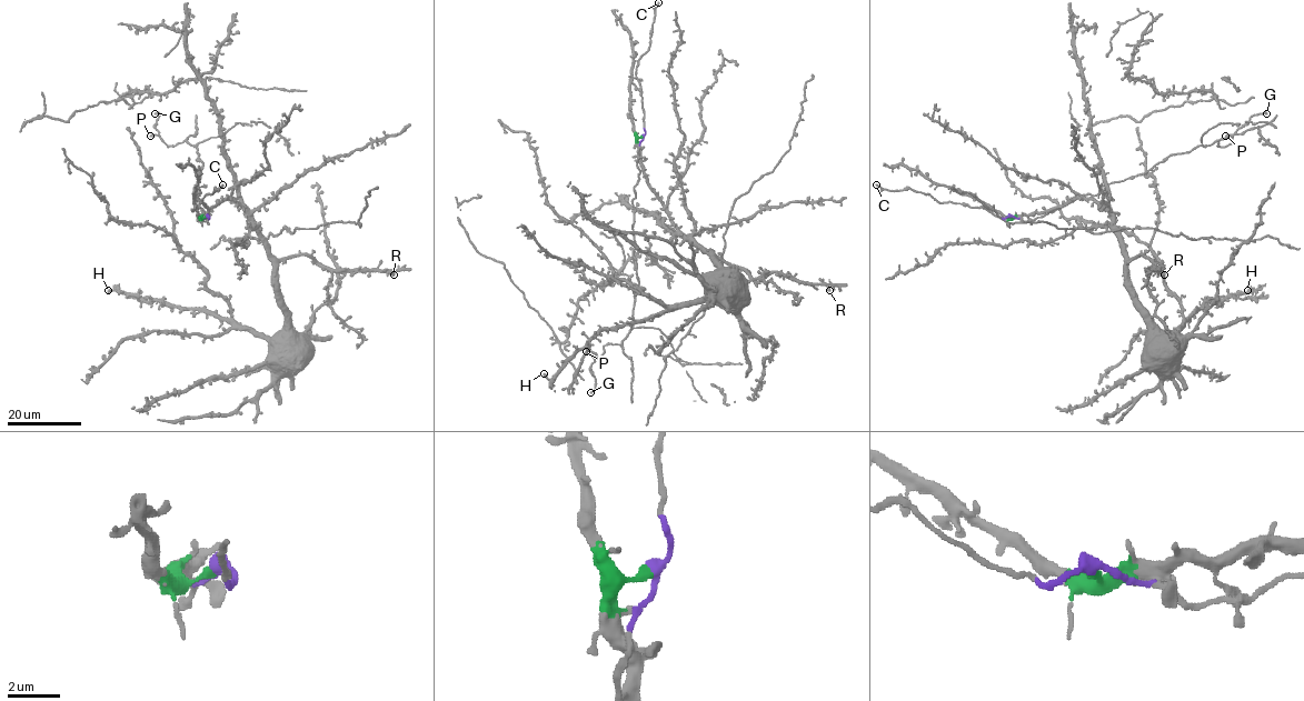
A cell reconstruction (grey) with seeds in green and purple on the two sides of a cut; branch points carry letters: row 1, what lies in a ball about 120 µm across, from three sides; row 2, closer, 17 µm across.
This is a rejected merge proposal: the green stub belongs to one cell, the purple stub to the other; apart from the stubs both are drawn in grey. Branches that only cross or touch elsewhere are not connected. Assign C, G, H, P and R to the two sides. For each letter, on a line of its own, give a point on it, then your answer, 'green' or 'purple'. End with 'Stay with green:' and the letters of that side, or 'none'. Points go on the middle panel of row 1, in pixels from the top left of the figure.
C: (658, 2) | purple
G: (590, 392) | purple
H: (544, 373) | green
P: (586, 351) | purple
R: (829, 290) | green
Stay with green: H, R

